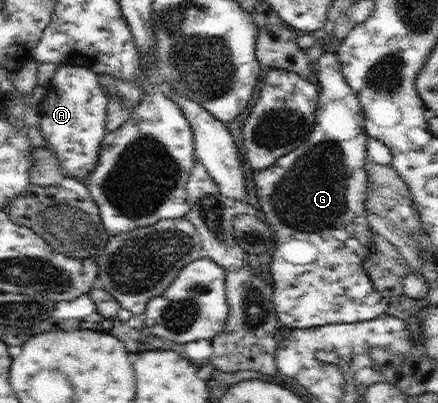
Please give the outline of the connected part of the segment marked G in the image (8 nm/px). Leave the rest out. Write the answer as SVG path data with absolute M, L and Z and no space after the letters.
M323 50L315 52L314 72L317 76L319 96L316 112L316 121L311 131L310 137L299 147L291 152L278 158L269 168L265 170L256 170L253 173L255 182L256 198L254 203L256 209L263 211L266 218L266 223L275 232L274 248L272 251L272 259L269 263L269 272L272 278L273 296L272 301L274 309L278 314L279 320L294 328L311 328L316 326L334 325L339 323L370 321L374 318L384 316L389 308L391 300L381 296L381 293L376 289L376 286L371 282L370 276L363 268L363 261L366 254L372 249L372 229L369 227L366 219L366 210L364 200L366 190L368 189L368 174L365 170L367 158L366 140L369 138L365 132L364 112L357 95L353 89L349 87L349 83L345 80L341 70L341 63L336 53L331 53Z

